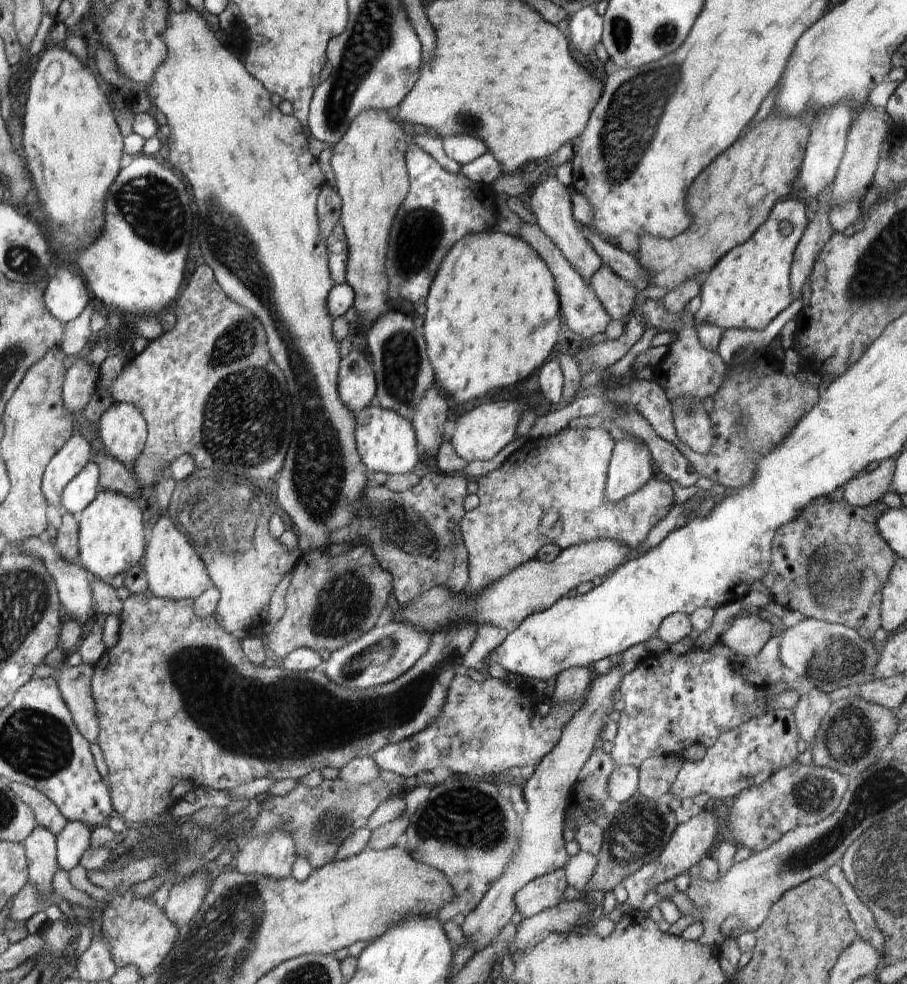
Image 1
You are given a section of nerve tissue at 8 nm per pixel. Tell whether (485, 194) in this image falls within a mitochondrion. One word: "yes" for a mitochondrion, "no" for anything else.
no

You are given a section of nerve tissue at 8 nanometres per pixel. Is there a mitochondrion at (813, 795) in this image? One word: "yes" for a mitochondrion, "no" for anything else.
yes

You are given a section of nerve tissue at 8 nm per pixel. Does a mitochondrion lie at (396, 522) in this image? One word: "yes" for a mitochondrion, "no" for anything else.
yes

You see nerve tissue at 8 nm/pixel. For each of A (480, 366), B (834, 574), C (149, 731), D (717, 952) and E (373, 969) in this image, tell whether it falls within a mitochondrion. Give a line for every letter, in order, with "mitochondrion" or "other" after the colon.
A: other
B: mitochondrion
C: other
D: other
E: other

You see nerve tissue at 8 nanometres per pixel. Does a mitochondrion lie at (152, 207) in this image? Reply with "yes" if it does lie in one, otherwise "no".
yes

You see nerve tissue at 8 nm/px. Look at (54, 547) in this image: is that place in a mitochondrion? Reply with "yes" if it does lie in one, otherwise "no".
no

